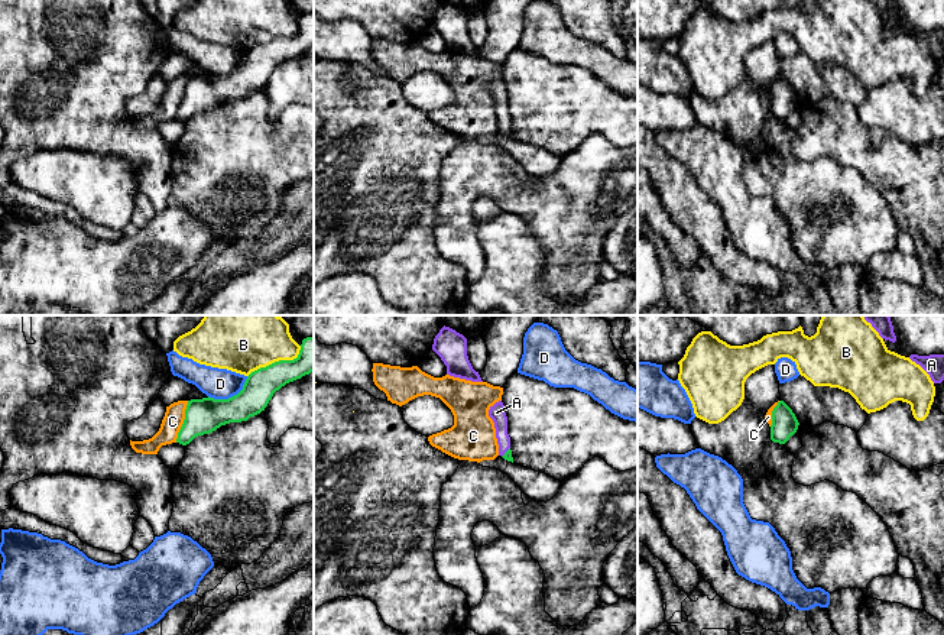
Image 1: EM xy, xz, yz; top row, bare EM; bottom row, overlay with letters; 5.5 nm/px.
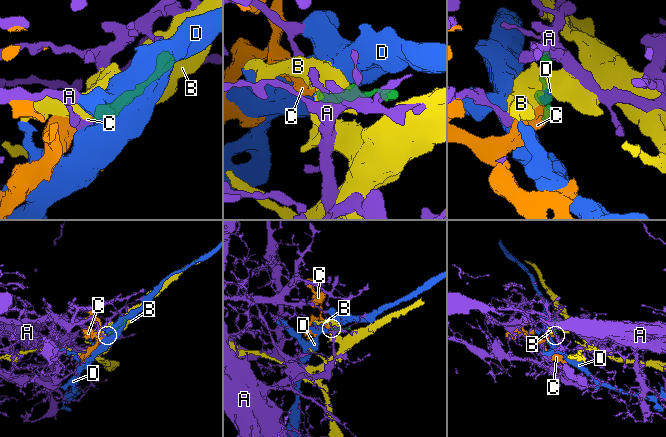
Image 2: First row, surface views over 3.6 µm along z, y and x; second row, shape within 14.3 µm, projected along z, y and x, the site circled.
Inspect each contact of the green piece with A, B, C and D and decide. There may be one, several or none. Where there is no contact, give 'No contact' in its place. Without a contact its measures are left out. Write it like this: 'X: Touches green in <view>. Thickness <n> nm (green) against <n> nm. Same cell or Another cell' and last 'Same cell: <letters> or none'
A: Touches green in xz. Thickness 50 nm (green) against 90 nm. Same cell
B: Touches green in xy. Thickness 170 nm (green) against 440 nm. Another cell
C: Touches green in xy. Thickness 190 nm (green) against 120 nm. Another cell
D: Touches green in xy. Thickness 190 nm (green) against 180 nm. Another cell
Same cell: A

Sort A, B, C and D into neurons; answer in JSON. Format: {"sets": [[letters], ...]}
{"sets": [["A"], ["B"], ["C"], ["D"]]}

